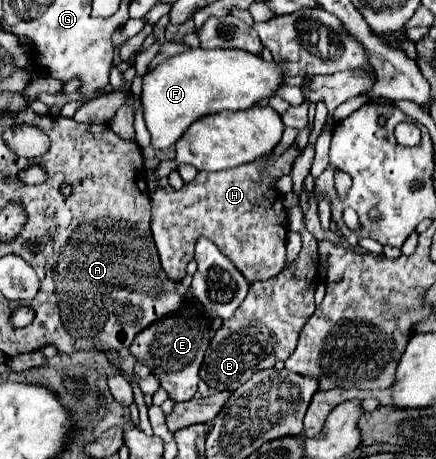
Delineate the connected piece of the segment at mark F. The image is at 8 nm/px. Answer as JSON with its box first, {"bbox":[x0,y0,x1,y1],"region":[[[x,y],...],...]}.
{"bbox":[140,48,286,158],"region":[[[190,48],[164,60],[160,66],[146,72],[142,82],[140,102],[144,106],[146,126],[152,134],[152,142],[144,156],[154,158],[158,150],[174,146],[192,126],[192,122],[208,114],[252,108],[260,100],[274,96],[284,86],[284,80],[286,72],[282,68],[282,62],[268,62],[260,54],[238,48]]]}

